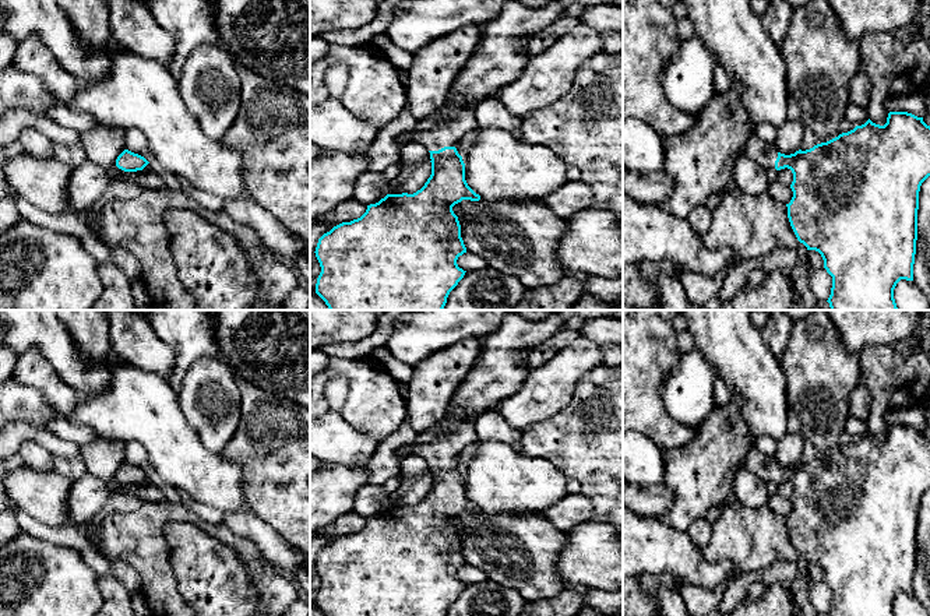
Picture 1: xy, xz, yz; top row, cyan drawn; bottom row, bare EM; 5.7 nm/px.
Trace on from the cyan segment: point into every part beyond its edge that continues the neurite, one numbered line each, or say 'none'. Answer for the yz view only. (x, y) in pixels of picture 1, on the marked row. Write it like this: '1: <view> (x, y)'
1: yz (764, 154)

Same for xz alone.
1: xz (448, 132)

